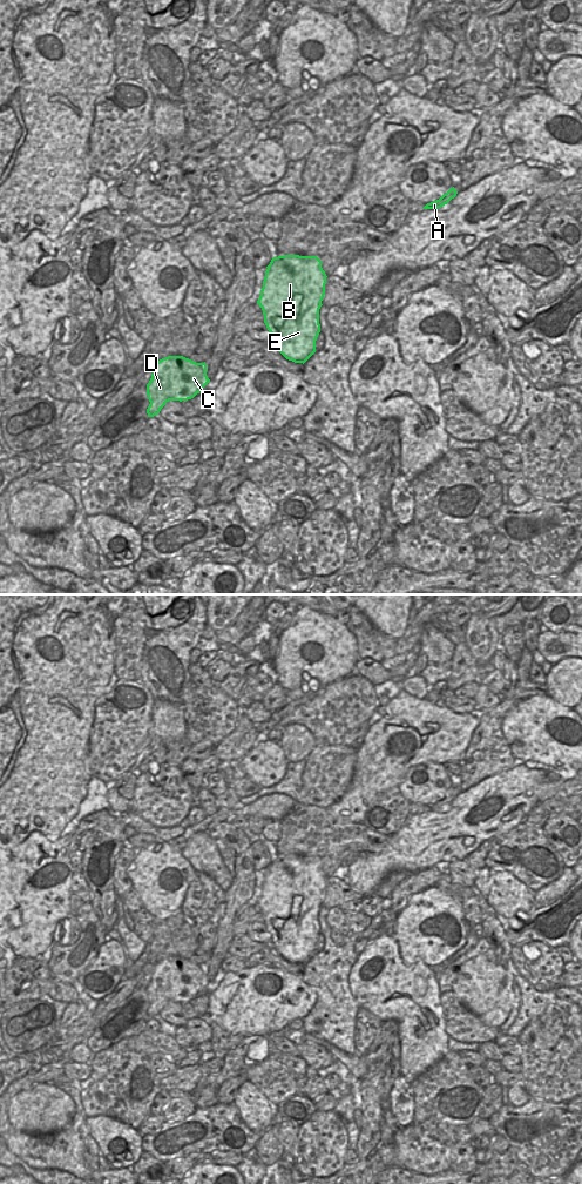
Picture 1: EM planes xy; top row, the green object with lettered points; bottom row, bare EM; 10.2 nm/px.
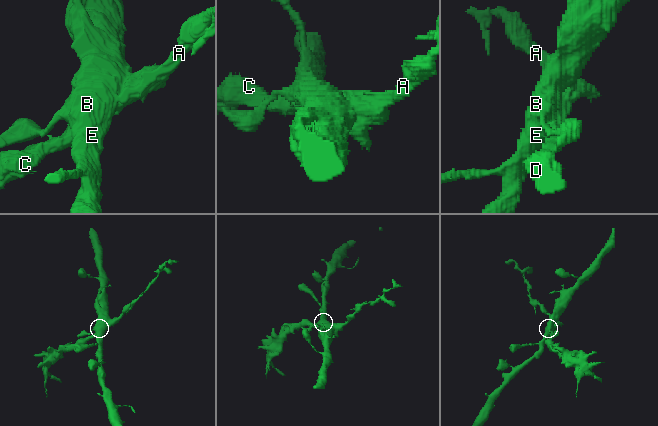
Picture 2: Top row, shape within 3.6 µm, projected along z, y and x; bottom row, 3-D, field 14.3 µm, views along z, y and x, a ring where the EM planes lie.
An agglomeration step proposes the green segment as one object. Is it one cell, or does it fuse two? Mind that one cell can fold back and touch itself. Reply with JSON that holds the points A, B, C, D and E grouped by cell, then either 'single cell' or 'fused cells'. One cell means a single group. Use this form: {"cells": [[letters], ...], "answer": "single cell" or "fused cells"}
{"cells": [["A", "C", "D", "E"], ["B"]], "answer": "fused cells"}

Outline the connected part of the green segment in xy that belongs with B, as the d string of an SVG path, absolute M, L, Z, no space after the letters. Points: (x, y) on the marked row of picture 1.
M284 255L273 257L266 268L257 301L263 310L264 323L278 351L286 359L304 364L311 357L305 349L306 342L289 342L287 335L275 329L272 317L287 318L291 325L303 322L313 291L322 289L327 277L322 261L317 256Z

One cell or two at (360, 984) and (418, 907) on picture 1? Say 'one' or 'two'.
two

